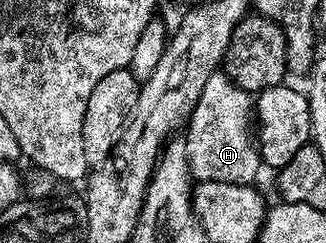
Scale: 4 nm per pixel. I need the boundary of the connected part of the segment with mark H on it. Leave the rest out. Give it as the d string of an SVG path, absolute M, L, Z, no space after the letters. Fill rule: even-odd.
M218 72L207 76L207 85L187 119L183 137L189 171L197 182L226 182L227 184L253 184L257 173L263 170L263 159L255 145L255 134L249 131L249 117L255 114L255 102L226 75ZM189 128L189 131L187 131Z

